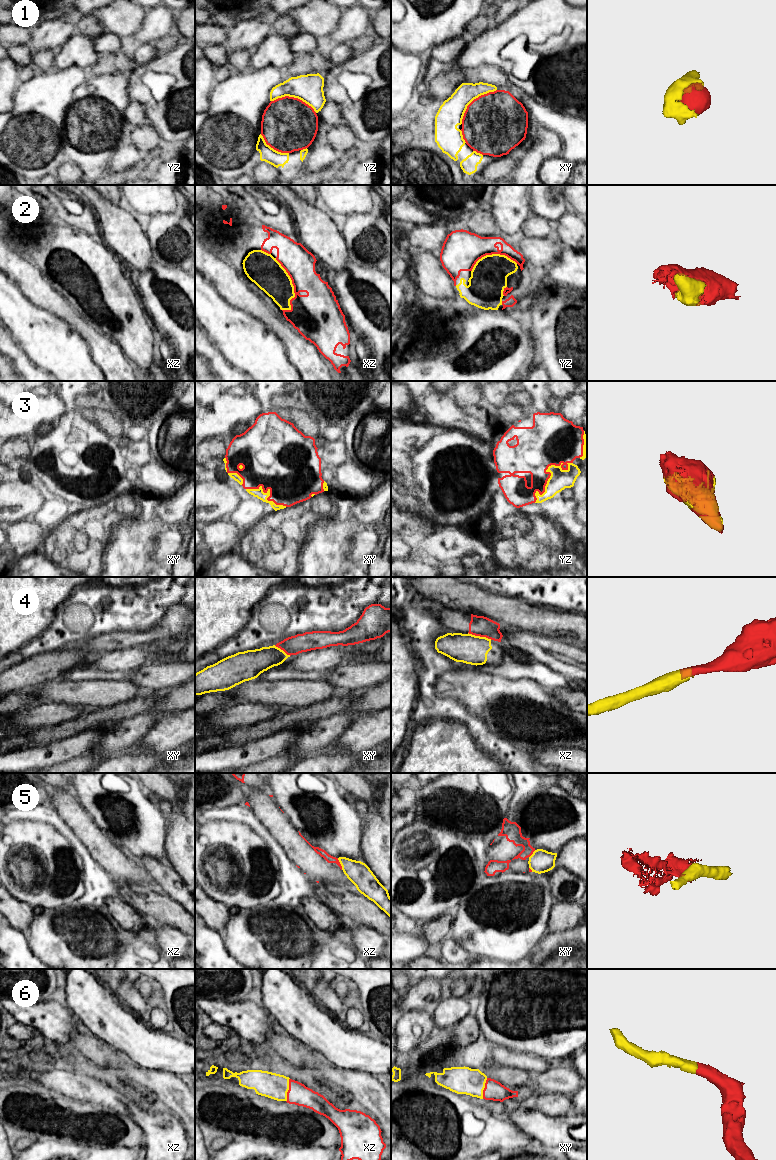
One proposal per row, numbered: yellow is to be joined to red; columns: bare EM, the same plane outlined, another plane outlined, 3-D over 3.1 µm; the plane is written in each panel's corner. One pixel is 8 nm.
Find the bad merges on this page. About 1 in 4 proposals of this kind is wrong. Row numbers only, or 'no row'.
4, 5

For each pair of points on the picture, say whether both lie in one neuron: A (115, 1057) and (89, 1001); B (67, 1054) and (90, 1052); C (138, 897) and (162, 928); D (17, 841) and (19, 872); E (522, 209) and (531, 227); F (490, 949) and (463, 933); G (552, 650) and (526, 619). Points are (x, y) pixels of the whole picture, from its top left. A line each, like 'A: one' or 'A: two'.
A: two
B: two
C: two
D: one
E: two
F: one
G: two

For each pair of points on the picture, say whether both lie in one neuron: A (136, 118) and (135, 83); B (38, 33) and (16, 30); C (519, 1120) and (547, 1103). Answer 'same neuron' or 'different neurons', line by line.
A: different neurons
B: different neurons
C: different neurons

